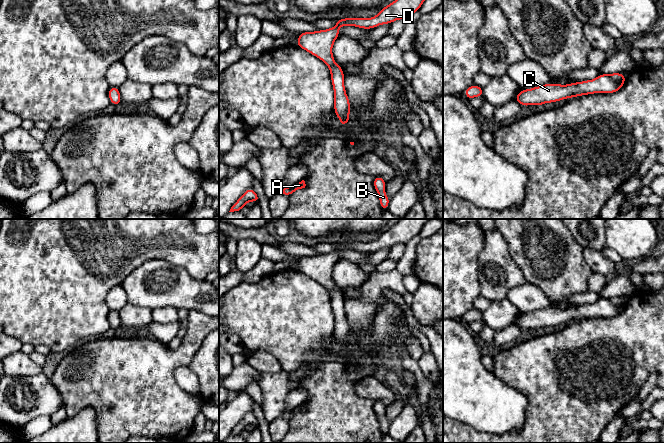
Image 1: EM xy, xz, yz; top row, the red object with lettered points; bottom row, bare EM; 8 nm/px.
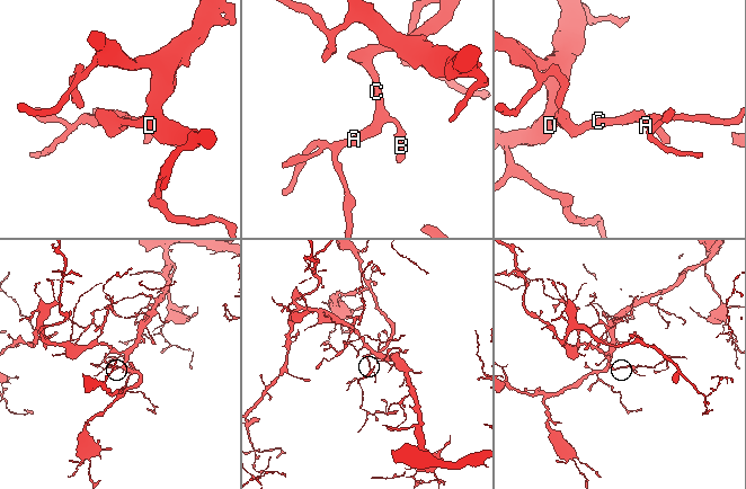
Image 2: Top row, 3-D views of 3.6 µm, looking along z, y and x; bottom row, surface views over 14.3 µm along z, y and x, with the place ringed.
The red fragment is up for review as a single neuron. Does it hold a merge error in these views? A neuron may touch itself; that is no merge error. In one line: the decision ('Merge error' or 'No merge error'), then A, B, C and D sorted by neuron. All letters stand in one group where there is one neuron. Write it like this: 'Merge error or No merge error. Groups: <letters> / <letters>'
No merge error. Groups: A B C D

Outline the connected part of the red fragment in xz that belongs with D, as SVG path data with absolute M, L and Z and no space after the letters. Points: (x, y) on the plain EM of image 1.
M401 219L395 225L382 232L372 242L348 241L335 244L336 250L327 254L299 257L297 271L322 284L330 293L334 313L334 336L340 349L345 351L350 344L350 325L344 311L345 299L340 289L335 287L332 271L340 259L340 250L355 250L362 253L373 253L382 248L391 248L395 244L409 242L419 235L423 226L431 219Z

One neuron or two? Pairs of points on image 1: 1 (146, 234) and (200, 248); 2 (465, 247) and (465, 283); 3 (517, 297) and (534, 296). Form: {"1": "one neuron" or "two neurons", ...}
{"1": "one neuron", "2": "one neuron", "3": "one neuron"}

